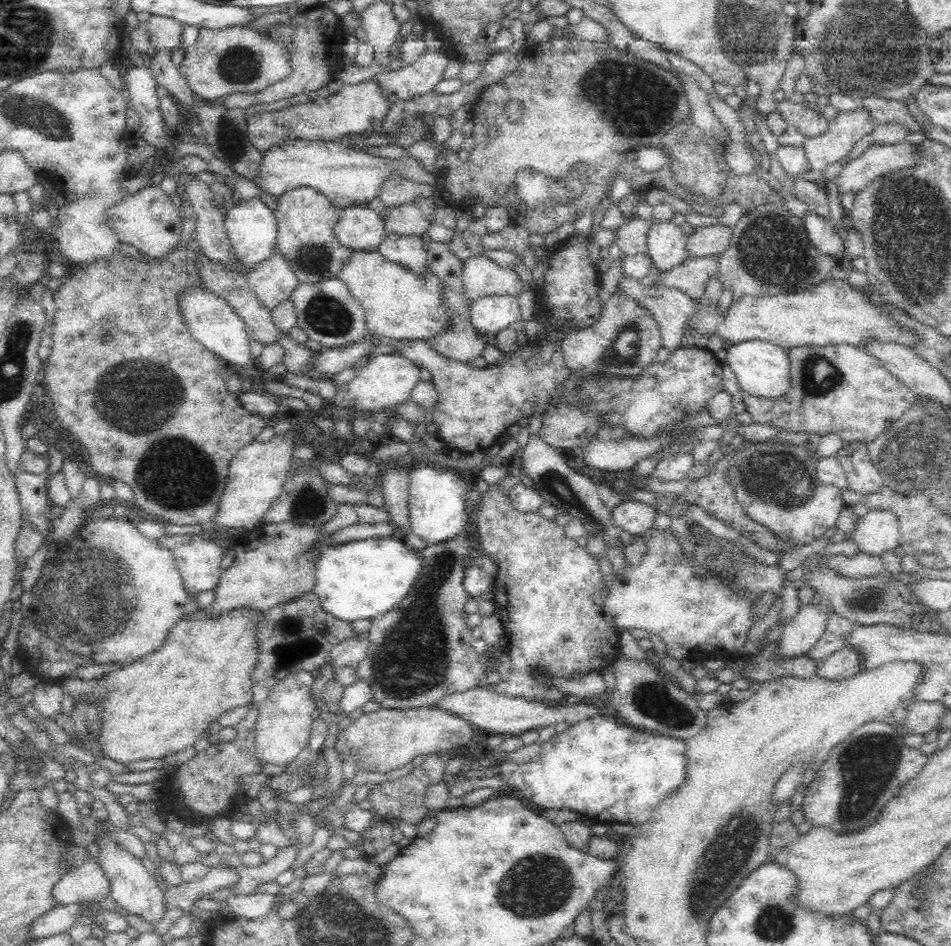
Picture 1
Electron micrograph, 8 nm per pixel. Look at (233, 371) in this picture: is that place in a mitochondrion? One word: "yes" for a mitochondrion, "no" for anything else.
no

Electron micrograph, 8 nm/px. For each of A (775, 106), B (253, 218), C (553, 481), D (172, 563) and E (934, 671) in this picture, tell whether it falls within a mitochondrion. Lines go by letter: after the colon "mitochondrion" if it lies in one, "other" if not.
A: other
B: other
C: mitochondrion
D: other
E: other

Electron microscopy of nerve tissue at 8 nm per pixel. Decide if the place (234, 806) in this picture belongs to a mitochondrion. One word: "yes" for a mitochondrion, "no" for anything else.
no

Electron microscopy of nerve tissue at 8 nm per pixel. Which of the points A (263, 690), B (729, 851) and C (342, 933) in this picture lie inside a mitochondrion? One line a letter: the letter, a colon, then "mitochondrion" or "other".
A: other
B: mitochondrion
C: mitochondrion

